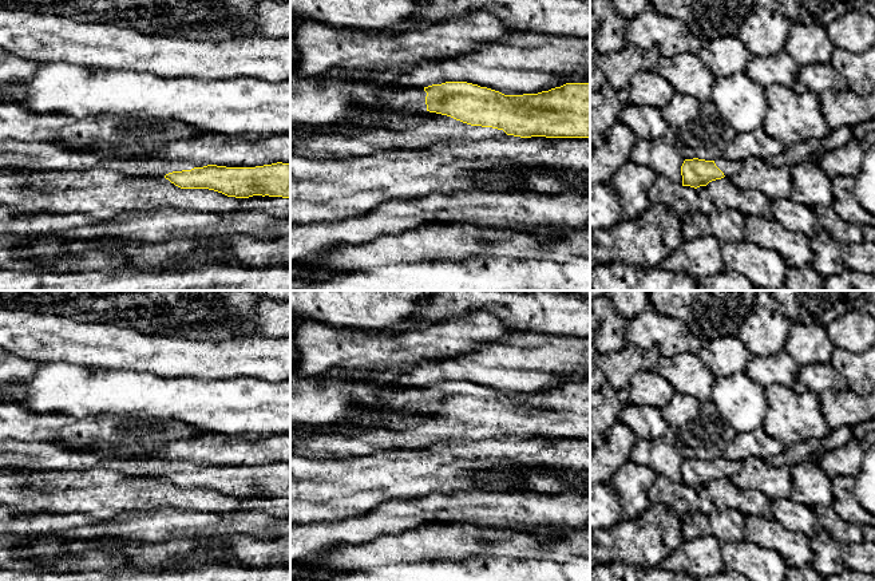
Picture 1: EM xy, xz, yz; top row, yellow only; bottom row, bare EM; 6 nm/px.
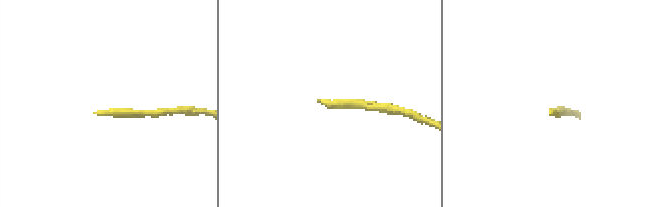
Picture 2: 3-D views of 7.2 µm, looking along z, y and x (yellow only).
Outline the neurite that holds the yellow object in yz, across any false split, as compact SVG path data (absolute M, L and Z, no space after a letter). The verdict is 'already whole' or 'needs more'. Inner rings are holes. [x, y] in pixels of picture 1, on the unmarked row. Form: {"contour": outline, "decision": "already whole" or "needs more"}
{"contour": "M724 456L714 461L685 459L681 466L682 486L700 487L724 477L733 477L743 469L743 462L733 462Z", "decision": "needs more"}

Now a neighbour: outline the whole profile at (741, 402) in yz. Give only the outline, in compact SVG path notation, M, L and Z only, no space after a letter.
M745 372L714 378L710 400L736 432L761 428L767 418L765 387Z

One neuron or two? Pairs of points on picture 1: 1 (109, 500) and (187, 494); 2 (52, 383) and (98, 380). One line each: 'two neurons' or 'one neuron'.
1: one neuron
2: one neuron

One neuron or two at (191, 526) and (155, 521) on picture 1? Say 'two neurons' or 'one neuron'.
one neuron

